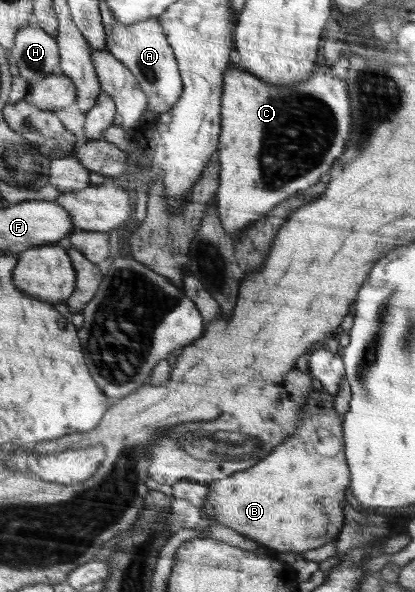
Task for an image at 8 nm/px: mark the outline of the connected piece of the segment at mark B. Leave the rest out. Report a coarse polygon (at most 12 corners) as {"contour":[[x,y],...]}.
{"contour":[[335,396],[208,485],[208,519],[271,555],[337,540],[350,472]]}

